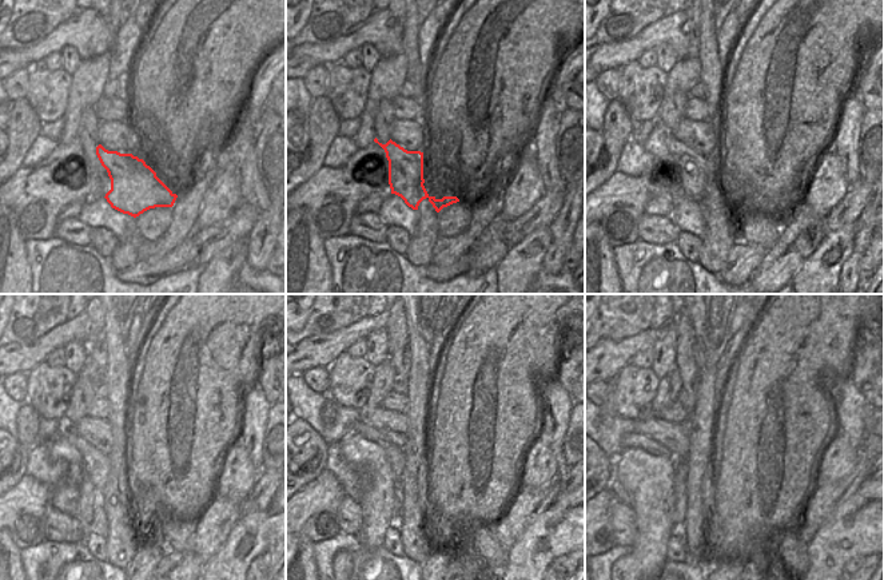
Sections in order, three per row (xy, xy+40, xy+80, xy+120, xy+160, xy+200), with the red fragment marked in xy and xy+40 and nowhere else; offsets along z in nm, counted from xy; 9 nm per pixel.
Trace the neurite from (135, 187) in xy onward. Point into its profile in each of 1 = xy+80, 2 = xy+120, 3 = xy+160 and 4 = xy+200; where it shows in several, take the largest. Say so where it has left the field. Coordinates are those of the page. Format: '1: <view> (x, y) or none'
1: xy+80 (693, 173)
2: xy+120 (95, 464)
3: xy+160 (395, 456)
4: xy+200 (649, 430)

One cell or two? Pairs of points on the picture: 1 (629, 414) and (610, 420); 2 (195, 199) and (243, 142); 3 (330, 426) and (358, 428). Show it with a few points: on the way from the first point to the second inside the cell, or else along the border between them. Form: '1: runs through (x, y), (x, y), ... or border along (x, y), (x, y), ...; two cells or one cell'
1: border along (624, 404), (620, 410), (620, 432), (617, 436); two cells
2: border along (231, 135), (241, 151), (239, 167); two cells
3: border along (358, 421), (342, 437); two cells

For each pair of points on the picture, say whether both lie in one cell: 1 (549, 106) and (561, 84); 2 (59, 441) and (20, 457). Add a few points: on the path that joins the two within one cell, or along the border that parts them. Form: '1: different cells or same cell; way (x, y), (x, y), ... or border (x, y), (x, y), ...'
1: different cells; border (546, 95), (562, 103)
2: different cells; border (58, 432), (46, 440)

